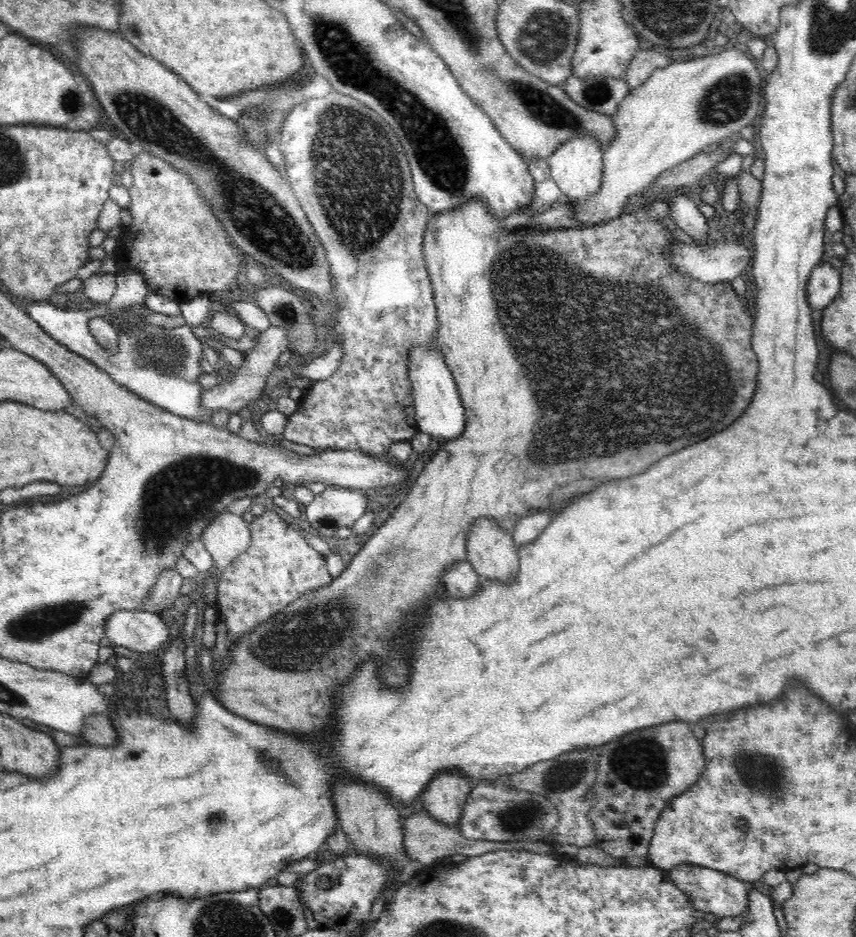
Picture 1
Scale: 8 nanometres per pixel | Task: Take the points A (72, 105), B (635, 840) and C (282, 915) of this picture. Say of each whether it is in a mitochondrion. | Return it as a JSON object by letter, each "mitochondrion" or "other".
{"A":"mitochondrion","B":"other","C":"mitochondrion"}

